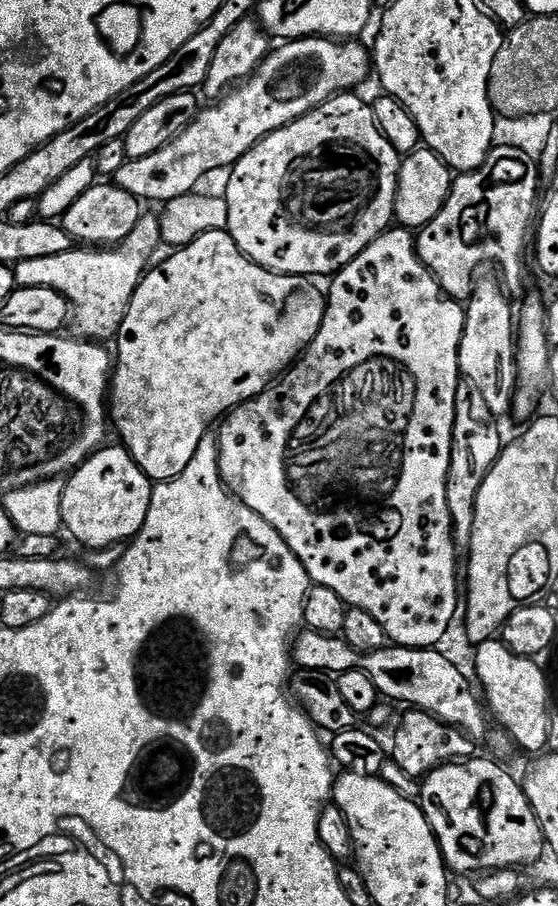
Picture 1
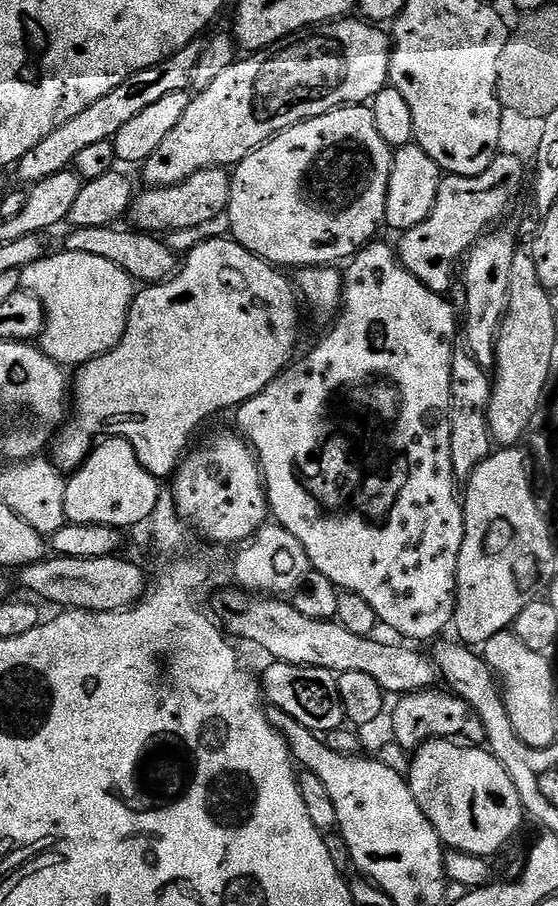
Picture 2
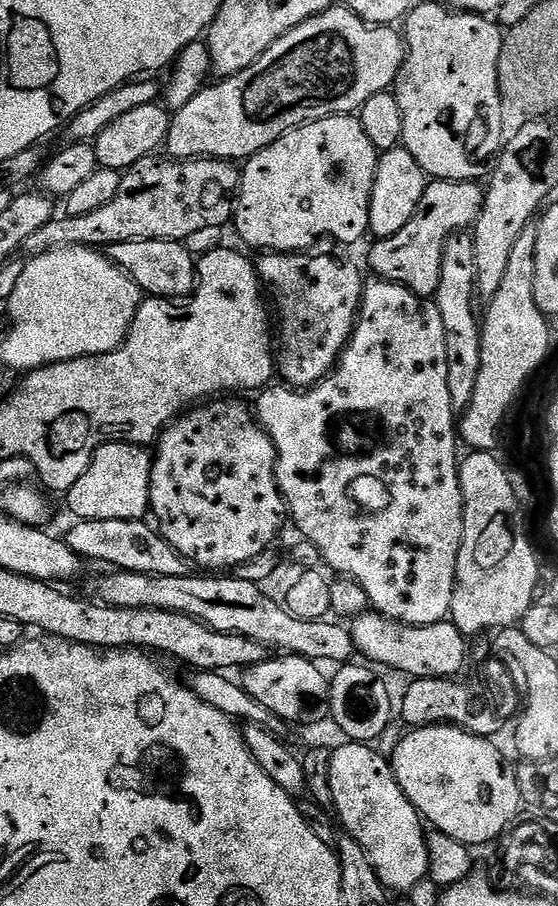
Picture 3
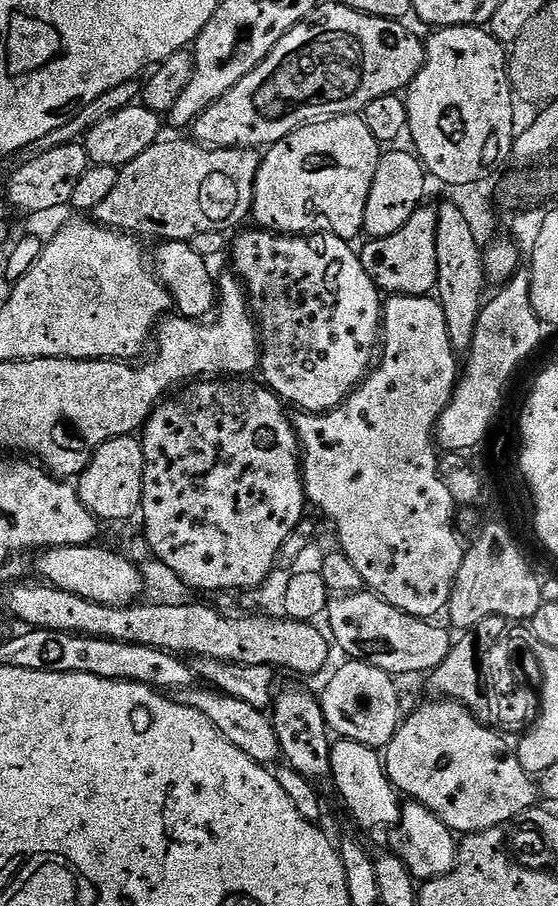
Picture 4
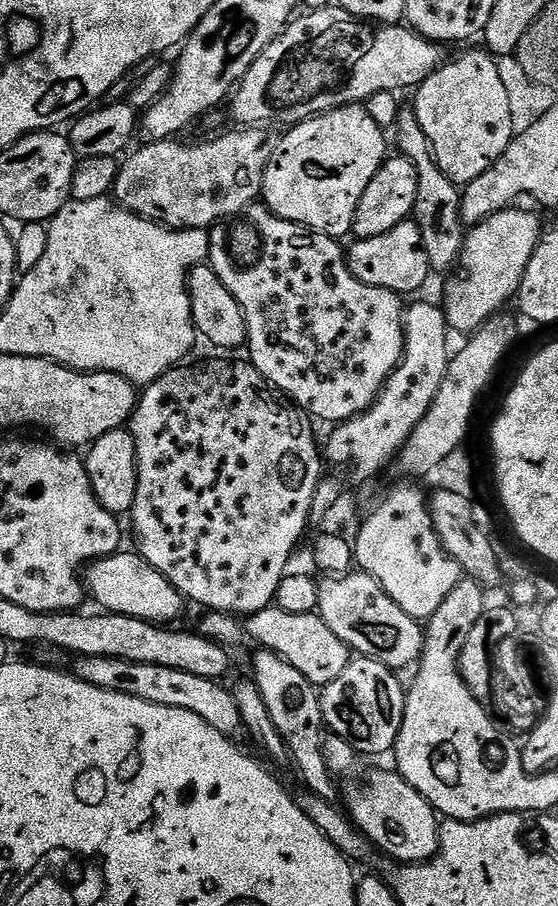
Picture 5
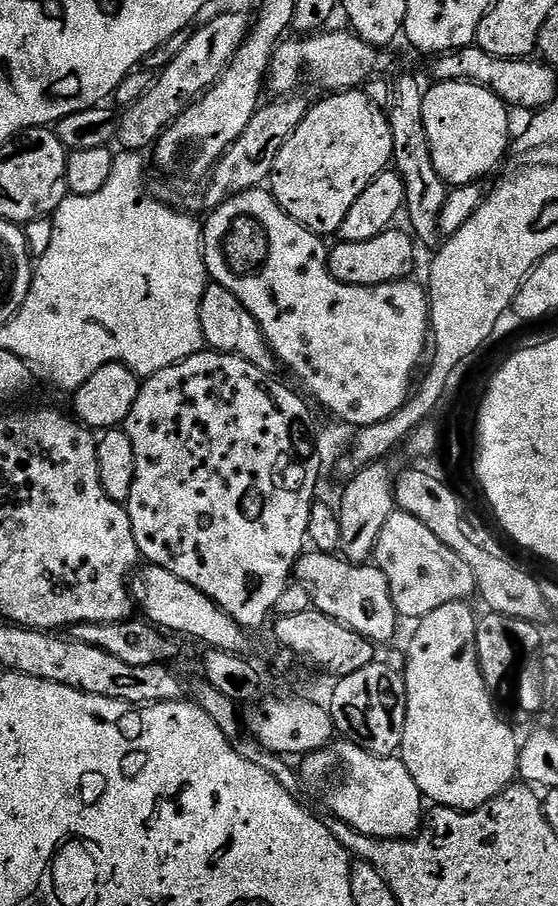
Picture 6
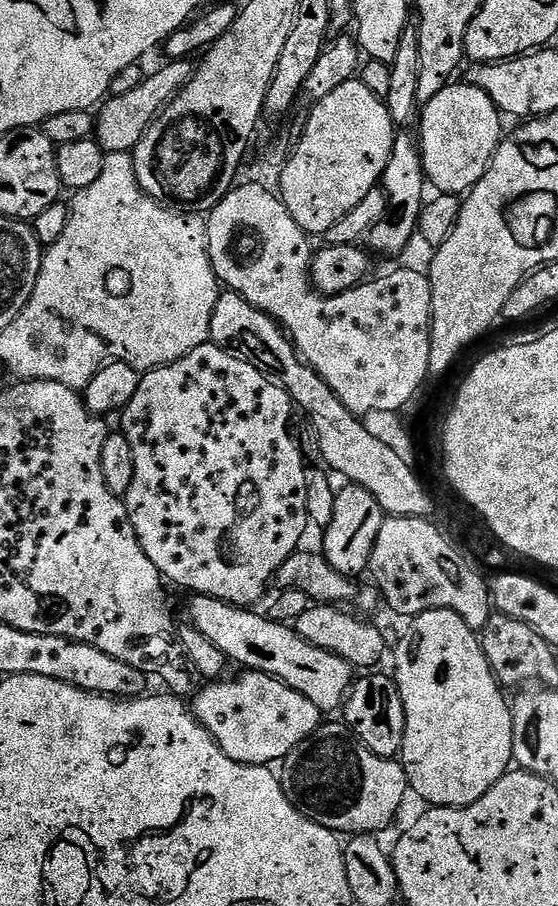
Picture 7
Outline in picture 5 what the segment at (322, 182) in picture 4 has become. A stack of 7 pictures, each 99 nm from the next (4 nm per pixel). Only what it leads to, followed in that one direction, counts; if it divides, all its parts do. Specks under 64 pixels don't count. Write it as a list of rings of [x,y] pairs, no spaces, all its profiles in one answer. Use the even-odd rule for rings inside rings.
[[[363,103],[347,104],[320,116],[311,116],[300,124],[293,124],[287,129],[285,136],[276,141],[276,149],[270,158],[270,166],[266,166],[262,203],[278,218],[301,224],[311,228],[313,233],[333,238],[347,237],[352,230],[354,214],[358,214],[358,202],[362,202],[362,194],[366,194],[366,186],[374,174],[384,165],[389,155],[390,140],[385,129],[370,118],[367,107]]]

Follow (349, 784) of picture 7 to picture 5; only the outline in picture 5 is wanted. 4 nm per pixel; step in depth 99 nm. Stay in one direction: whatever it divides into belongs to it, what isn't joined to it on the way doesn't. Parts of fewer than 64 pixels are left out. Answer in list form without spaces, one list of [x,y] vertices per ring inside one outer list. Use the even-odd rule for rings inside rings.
[[[399,771],[372,772],[361,784],[352,784],[346,788],[346,802],[348,798],[347,815],[353,825],[360,830],[381,853],[387,854],[391,859],[401,864],[423,864],[425,860],[432,859],[440,851],[440,824],[438,813],[410,782],[406,782]]]

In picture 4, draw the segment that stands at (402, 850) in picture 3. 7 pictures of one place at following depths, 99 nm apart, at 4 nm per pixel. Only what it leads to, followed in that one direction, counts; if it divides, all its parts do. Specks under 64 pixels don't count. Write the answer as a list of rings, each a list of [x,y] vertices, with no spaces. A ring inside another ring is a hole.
[[[340,738],[331,745],[331,754],[330,780],[331,783],[336,783],[349,814],[364,828],[380,828],[383,824],[399,825],[402,800],[388,778],[381,753],[375,748],[367,748],[353,740]]]

